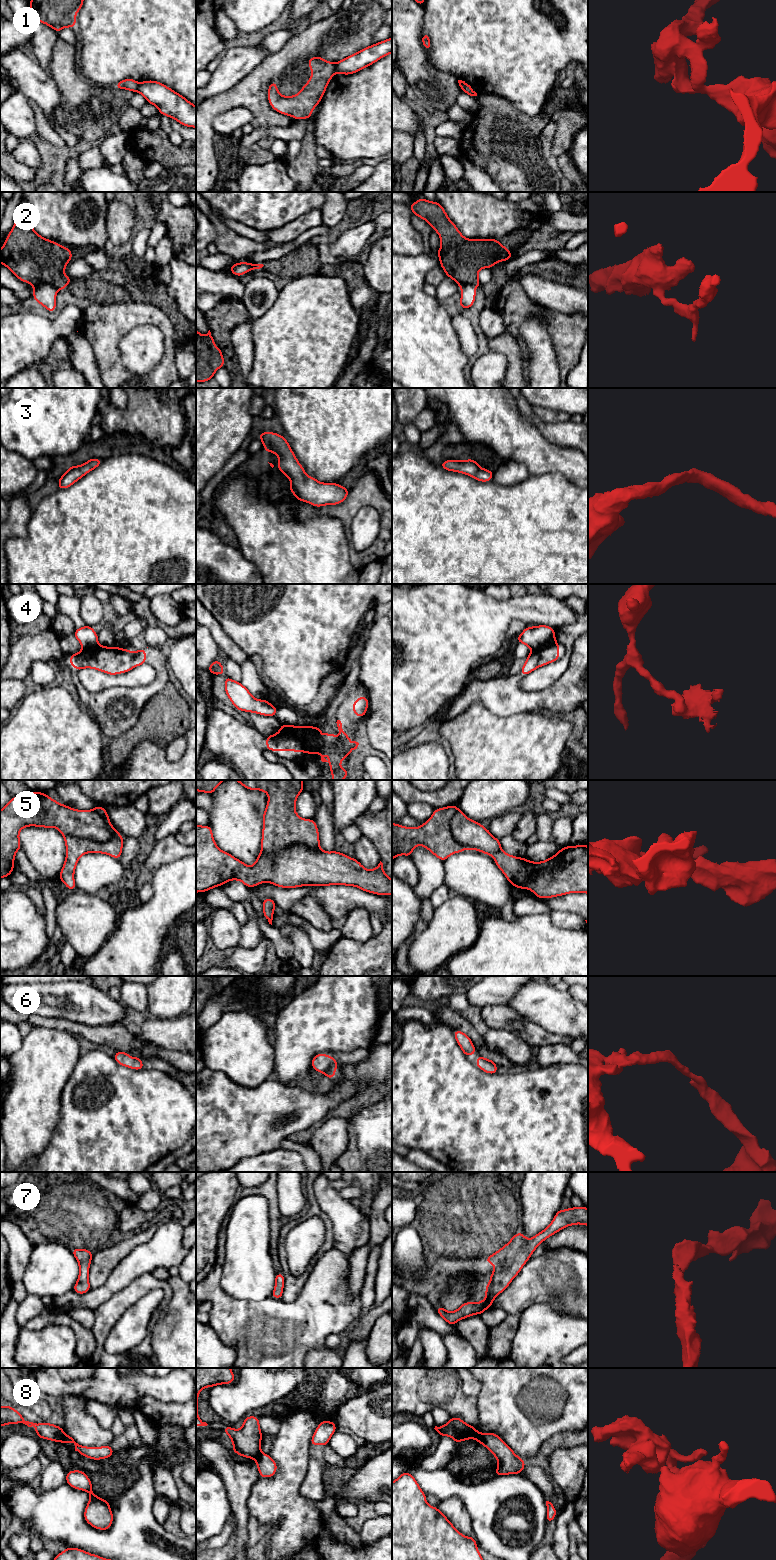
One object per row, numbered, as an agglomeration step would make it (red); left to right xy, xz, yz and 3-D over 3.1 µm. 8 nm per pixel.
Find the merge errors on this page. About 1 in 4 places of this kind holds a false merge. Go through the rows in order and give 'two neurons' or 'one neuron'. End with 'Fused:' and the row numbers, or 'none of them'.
1: two neurons
2: one neuron
3: one neuron
4: two neurons
5: two neurons
6: one neuron
7: one neuron
8: two neurons
Fused: 1, 4, 5, 8

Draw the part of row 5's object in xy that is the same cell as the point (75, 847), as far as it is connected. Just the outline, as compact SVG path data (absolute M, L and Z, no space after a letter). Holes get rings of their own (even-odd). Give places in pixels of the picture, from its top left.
M97 805L93 810L102 816L113 828L111 822L109 821L108 813L102 806ZM115 830L115 833L112 835L111 839L106 842L77 838L70 835L65 836L64 841L66 844L66 859L58 878L61 882L66 883L65 887L67 889L75 891L76 884L74 881L74 872L79 858L83 854L92 852L107 854L120 860L122 847L124 844L124 837L122 837L120 833Z

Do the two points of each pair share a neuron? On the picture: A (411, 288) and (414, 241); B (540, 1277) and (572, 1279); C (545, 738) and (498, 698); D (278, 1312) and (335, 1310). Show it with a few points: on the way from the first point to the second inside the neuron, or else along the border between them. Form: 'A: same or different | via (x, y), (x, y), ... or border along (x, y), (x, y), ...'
A: different | border along (423, 251), (416, 255), (402, 254)
B: same | via (548, 1278), (564, 1278)
C: different | border along (540, 710), (506, 716), (496, 716), (493, 714)
D: same | via (292, 1312), (318, 1312), (321, 1310)

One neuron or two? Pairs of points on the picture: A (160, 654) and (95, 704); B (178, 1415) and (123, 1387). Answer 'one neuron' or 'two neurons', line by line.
A: one neuron
B: two neurons

